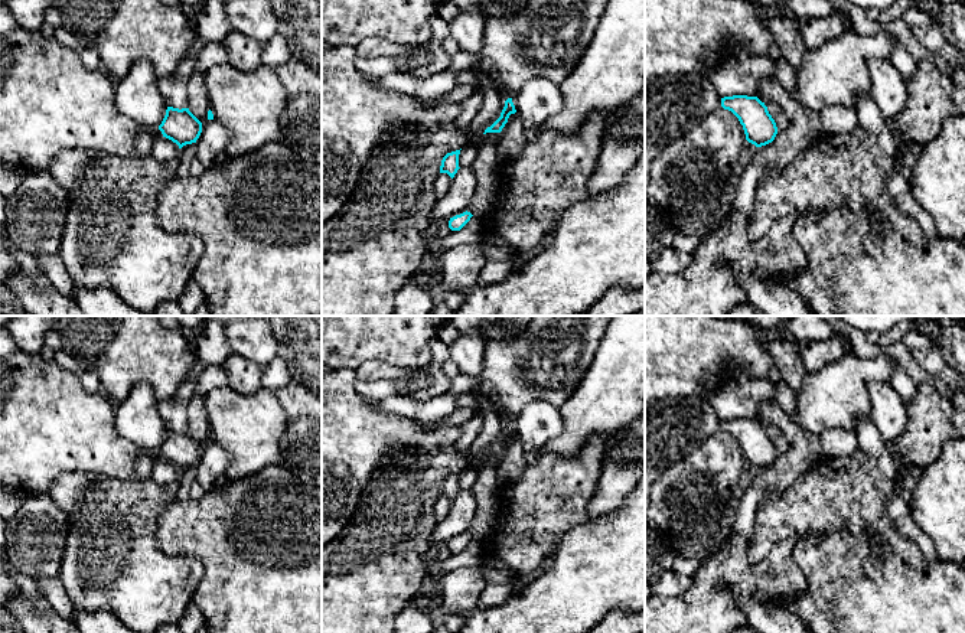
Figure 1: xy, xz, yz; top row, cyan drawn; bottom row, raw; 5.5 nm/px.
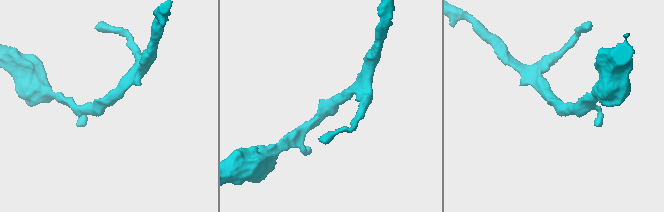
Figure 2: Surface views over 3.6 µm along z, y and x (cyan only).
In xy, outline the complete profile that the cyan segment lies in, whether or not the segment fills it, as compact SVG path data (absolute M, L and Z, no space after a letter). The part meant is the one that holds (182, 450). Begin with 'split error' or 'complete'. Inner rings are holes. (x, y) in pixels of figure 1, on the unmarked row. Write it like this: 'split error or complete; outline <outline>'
complete; outline M167 430L159 453L163 460L172 463L182 472L186 467L196 466L202 456L202 446L189 434L189 431L179 433Z

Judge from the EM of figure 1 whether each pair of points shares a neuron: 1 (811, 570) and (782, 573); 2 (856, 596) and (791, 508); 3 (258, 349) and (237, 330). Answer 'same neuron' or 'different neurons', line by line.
1: different neurons
2: same neuron
3: same neuron

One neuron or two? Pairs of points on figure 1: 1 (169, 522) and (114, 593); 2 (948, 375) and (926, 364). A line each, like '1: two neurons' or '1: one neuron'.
1: two neurons
2: one neuron

